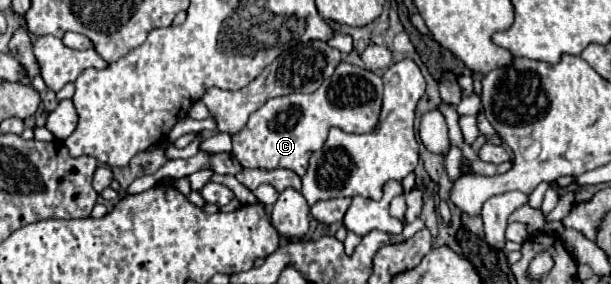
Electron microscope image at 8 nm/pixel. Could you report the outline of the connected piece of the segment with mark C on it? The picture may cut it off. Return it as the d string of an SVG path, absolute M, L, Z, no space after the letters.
M340 63L332 77L328 77L314 93L292 93L286 97L268 99L258 111L254 111L246 127L232 135L232 155L242 167L252 169L290 169L298 177L304 177L312 151L318 151L330 127L338 127L346 133L368 133L374 129L382 105L382 77L350 65Z

